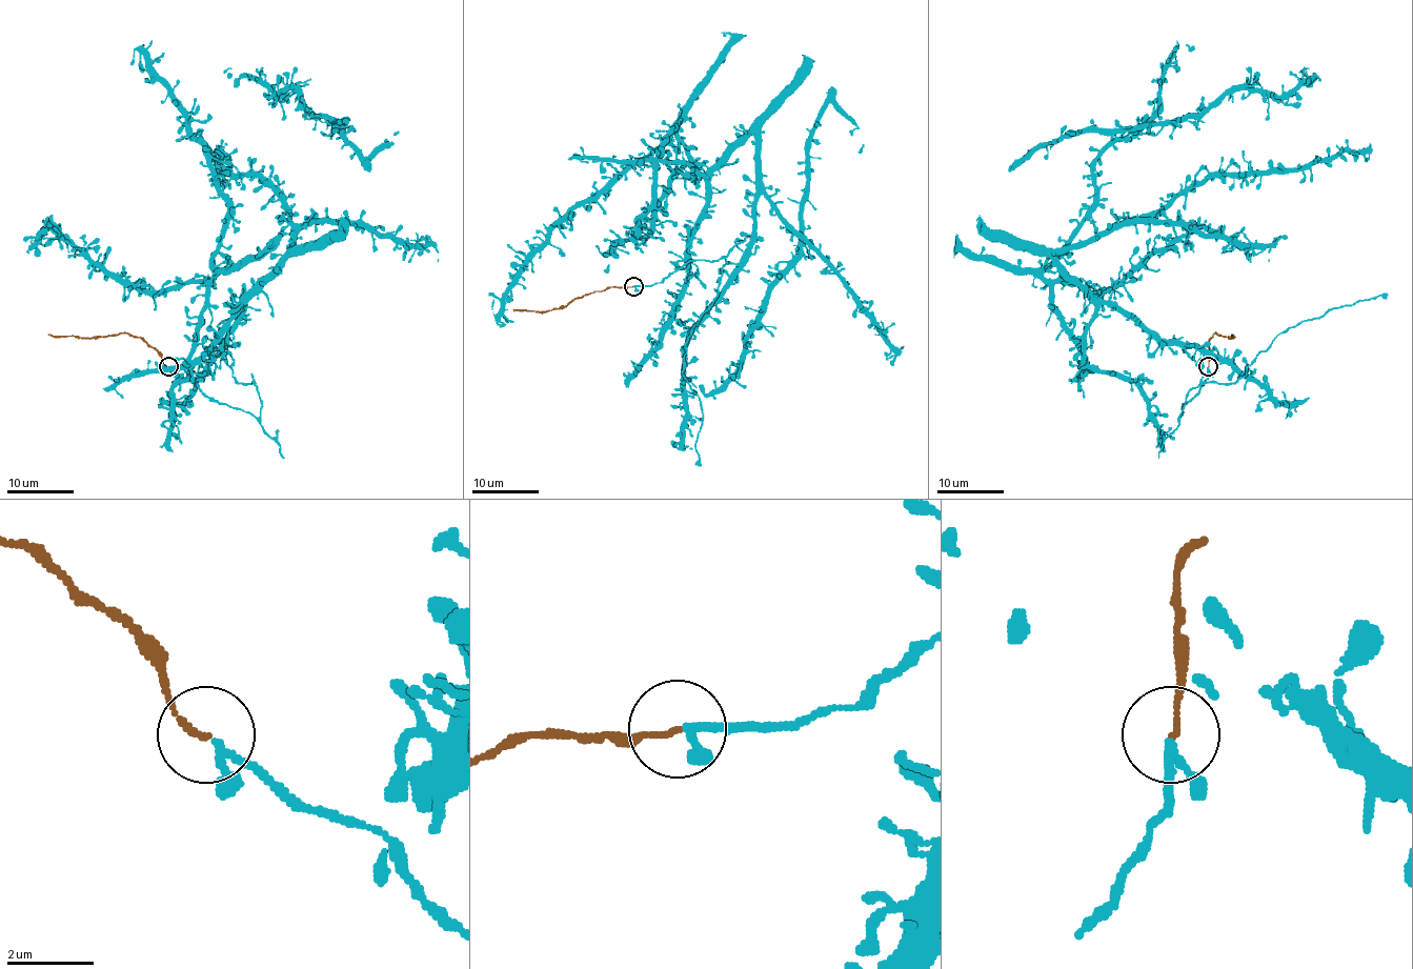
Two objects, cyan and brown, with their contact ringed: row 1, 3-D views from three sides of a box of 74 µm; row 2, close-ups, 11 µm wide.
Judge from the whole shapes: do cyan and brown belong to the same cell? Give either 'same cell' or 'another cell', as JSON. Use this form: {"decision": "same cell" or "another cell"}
{"decision": "same cell"}

